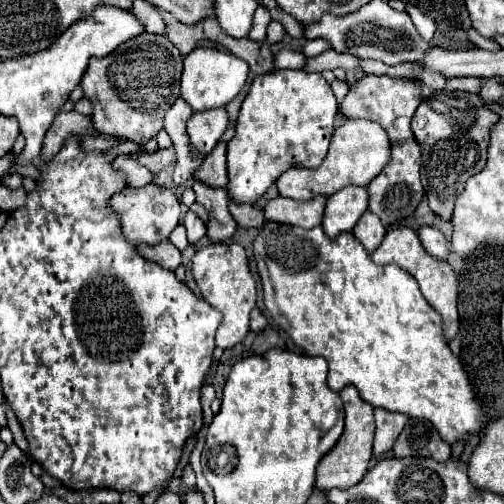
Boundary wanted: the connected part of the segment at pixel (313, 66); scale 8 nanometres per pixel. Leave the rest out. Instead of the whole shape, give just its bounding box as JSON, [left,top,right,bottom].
[306,49,362,71]

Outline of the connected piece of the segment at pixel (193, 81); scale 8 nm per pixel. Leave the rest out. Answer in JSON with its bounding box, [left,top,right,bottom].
[180,47,248,111]

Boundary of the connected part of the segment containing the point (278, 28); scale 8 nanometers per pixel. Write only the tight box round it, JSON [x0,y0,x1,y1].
[268,21,284,45]

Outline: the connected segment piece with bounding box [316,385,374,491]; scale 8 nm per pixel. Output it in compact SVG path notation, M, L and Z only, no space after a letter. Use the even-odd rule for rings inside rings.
M346 385L340 391L344 411L346 411L346 425L344 433L340 435L338 443L332 447L328 455L324 455L316 469L316 487L330 491L332 487L348 489L356 485L368 471L370 459L372 459L372 439L374 439L374 407L370 403L364 403L360 393L354 385Z

